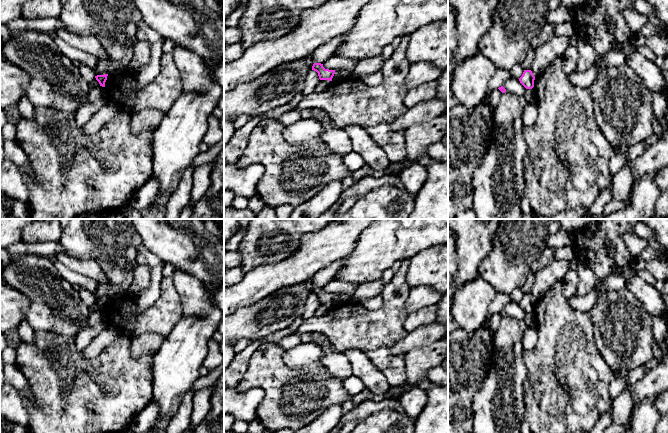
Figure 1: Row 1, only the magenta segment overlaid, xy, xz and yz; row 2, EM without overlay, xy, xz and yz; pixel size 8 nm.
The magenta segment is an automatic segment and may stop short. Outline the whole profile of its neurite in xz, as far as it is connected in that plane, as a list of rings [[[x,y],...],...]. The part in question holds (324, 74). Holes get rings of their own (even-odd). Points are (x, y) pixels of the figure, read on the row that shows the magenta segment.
[[[314,63],[312,66],[312,70],[318,73],[320,80],[329,80],[332,81],[332,78],[335,74],[335,70],[325,69],[323,64],[321,63]]]

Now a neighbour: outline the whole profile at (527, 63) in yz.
[[[530,47],[525,60],[522,62],[522,66],[525,70],[531,70],[533,60],[535,58],[535,50]]]

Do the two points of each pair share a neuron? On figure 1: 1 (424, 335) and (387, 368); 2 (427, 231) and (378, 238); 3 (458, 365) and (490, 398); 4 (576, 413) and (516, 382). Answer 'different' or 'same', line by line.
1: different
2: same
3: different
4: different

